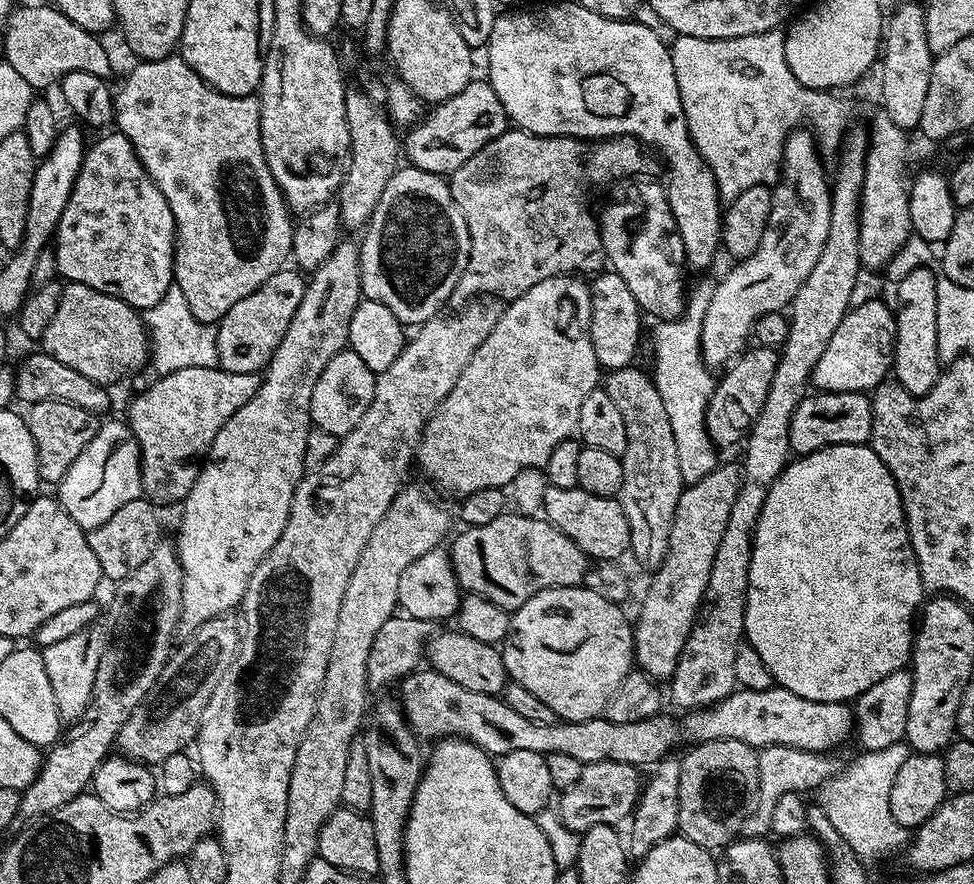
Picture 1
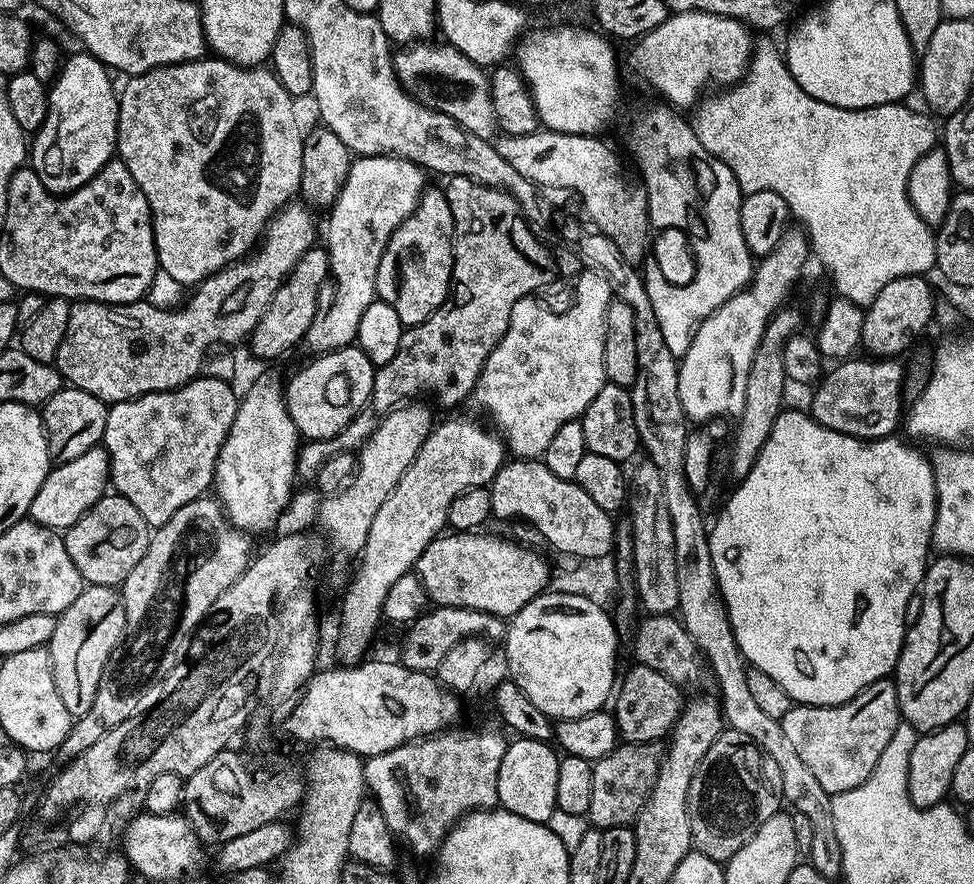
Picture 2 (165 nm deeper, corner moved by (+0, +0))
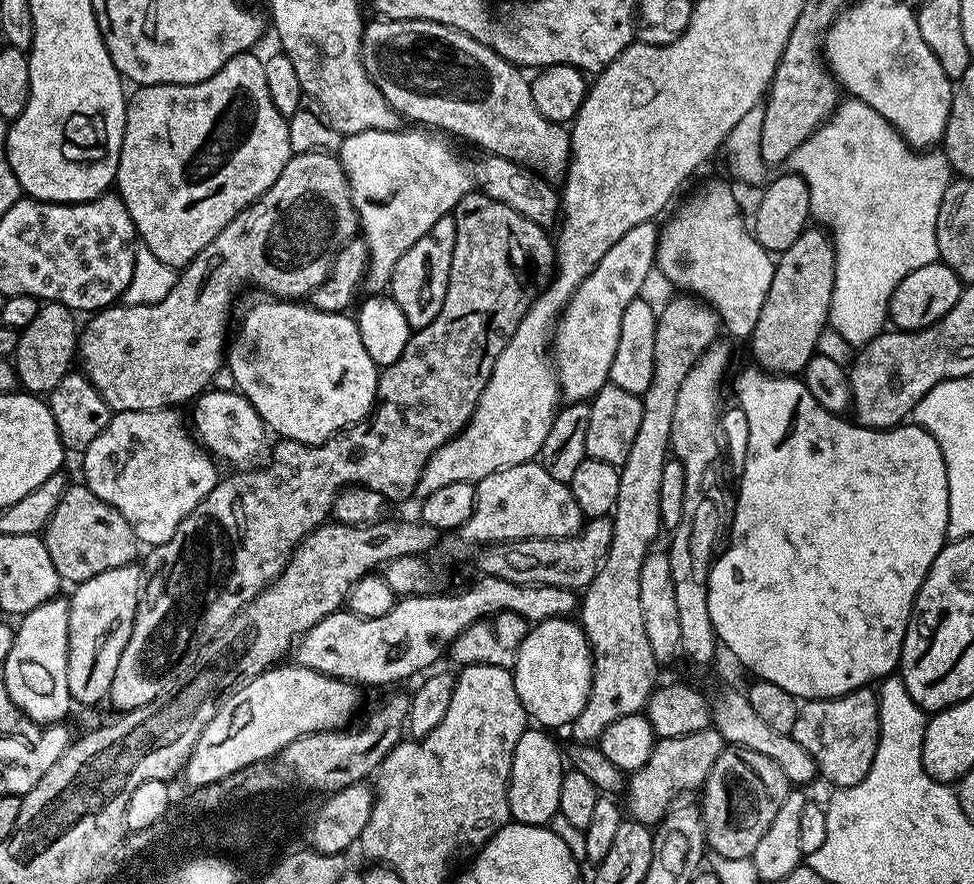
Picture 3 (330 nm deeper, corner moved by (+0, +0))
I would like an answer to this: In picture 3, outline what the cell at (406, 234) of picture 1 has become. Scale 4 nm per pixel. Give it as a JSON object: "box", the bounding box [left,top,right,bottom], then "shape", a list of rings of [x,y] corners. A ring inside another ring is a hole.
{"box":[390,214,456,330],"shape":[[[449,214],[438,218],[434,226],[402,258],[398,258],[398,266],[394,266],[390,295],[398,306],[402,306],[402,314],[406,314],[409,329],[415,330],[430,326],[434,318],[442,310],[442,302],[446,298],[448,279],[450,278],[450,262],[454,258],[454,242],[456,241],[456,218]]]}

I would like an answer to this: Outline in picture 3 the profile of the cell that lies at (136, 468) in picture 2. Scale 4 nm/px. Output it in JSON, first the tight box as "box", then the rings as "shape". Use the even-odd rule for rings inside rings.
{"box":[82,408,218,545],"shape":[[[176,408],[115,413],[106,430],[82,453],[83,483],[130,522],[141,545],[170,542],[186,514],[214,490],[218,479],[217,461],[201,447],[178,413]]]}

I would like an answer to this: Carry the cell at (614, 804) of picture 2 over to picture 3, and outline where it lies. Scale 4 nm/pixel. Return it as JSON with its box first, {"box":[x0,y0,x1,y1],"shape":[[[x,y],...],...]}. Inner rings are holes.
{"box":[627,726,725,826],"shape":[[[712,726],[678,738],[657,739],[650,758],[646,760],[646,766],[642,766],[627,777],[627,815],[649,826],[659,824],[668,815],[673,805],[679,801],[676,799],[683,792],[692,792],[695,788],[696,791],[703,789],[714,762],[718,762],[725,747],[722,734],[718,734]]]}

